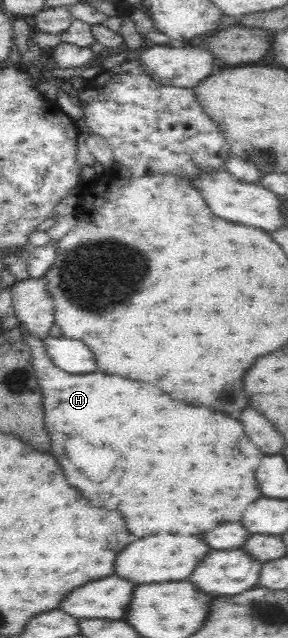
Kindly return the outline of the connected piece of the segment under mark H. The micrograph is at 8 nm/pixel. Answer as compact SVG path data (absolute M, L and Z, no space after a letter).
M17 329L20 340L30 351L31 365L44 405L44 425L52 439L54 459L64 469L66 481L72 483L72 487L76 487L88 501L94 501L98 507L116 509L124 515L130 543L162 533L180 537L200 535L201 539L204 531L210 531L220 523L240 521L248 505L261 496L254 471L262 461L262 453L244 435L238 421L222 413L210 413L206 407L192 407L172 401L170 395L158 387L154 387L152 395L136 381L116 375L69 375L52 364L40 338L32 338L26 335L26 330Z

